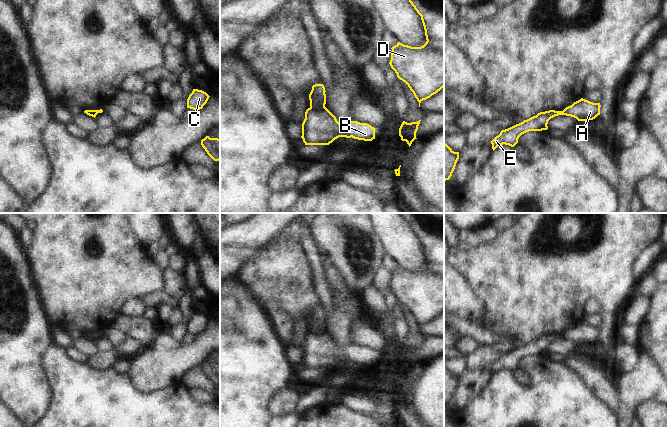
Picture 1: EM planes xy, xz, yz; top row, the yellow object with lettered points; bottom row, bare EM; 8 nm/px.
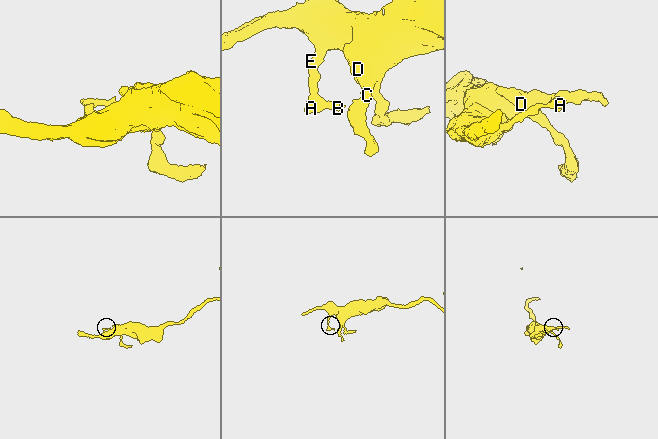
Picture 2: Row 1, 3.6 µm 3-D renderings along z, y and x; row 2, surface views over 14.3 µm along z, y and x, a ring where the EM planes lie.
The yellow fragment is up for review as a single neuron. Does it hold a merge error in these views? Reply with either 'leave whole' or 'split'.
split

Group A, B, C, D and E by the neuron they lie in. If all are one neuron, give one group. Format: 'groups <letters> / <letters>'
groups A B / C D E

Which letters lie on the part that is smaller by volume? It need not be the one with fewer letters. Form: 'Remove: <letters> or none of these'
Remove: A, B.

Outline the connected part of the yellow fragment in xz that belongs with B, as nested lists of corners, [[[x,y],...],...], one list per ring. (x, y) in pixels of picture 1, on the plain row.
[[[326,331],[306,334],[301,360],[305,369],[329,369],[339,361],[372,365],[375,363],[375,352],[357,345],[339,347]]]

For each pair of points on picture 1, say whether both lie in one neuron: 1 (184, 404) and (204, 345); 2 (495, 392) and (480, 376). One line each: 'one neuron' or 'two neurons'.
1: two neurons
2: two neurons

